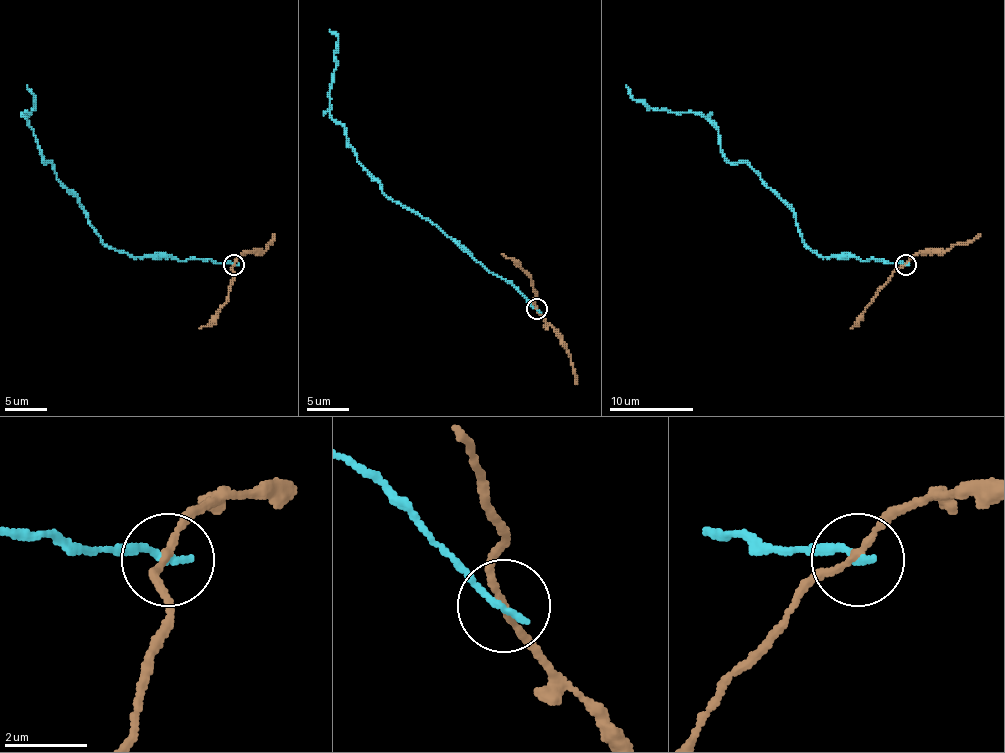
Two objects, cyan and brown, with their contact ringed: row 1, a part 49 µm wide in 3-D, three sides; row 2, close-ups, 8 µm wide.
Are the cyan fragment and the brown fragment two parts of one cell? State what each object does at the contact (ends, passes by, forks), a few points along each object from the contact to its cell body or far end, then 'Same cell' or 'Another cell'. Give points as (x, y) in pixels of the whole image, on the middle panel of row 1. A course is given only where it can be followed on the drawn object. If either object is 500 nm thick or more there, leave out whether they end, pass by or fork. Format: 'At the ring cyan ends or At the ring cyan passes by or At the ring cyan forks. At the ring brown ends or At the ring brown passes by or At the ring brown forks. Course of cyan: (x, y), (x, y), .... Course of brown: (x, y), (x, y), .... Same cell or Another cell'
At the ring cyan ends. At the ring brown passes by. Course of cyan: (537, 308), (434, 224), (390, 199), (382, 185), (359, 164), (346, 134), (330, 113), (338, 40), (330, 30). Course of brown: (537, 308), (531, 277), (501, 254). Another cell

